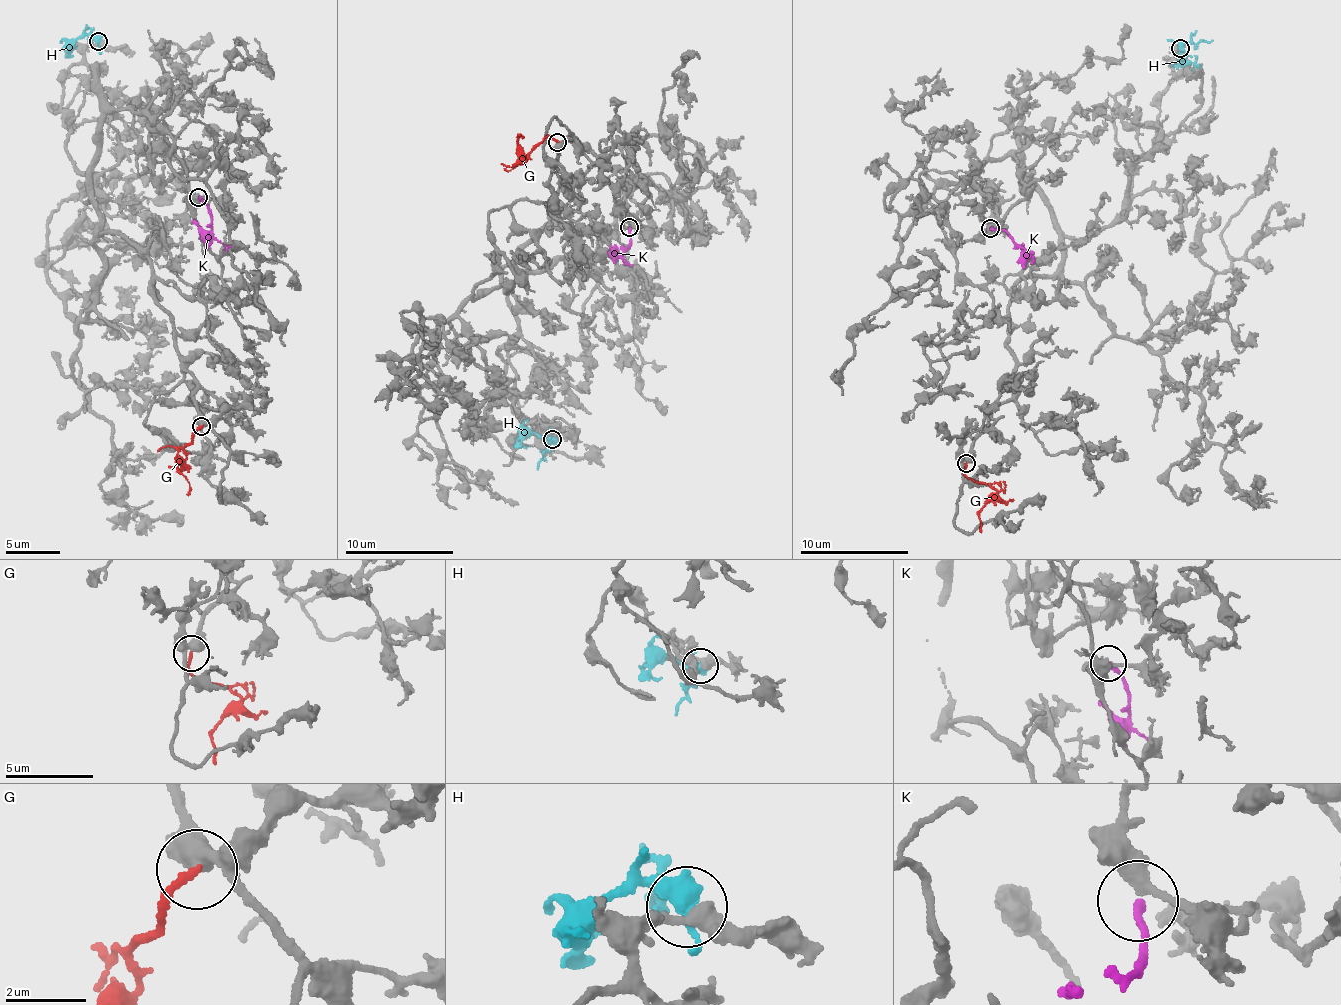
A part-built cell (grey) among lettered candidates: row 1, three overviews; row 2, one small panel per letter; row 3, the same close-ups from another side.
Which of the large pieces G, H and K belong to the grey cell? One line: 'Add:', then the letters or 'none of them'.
Add: K

